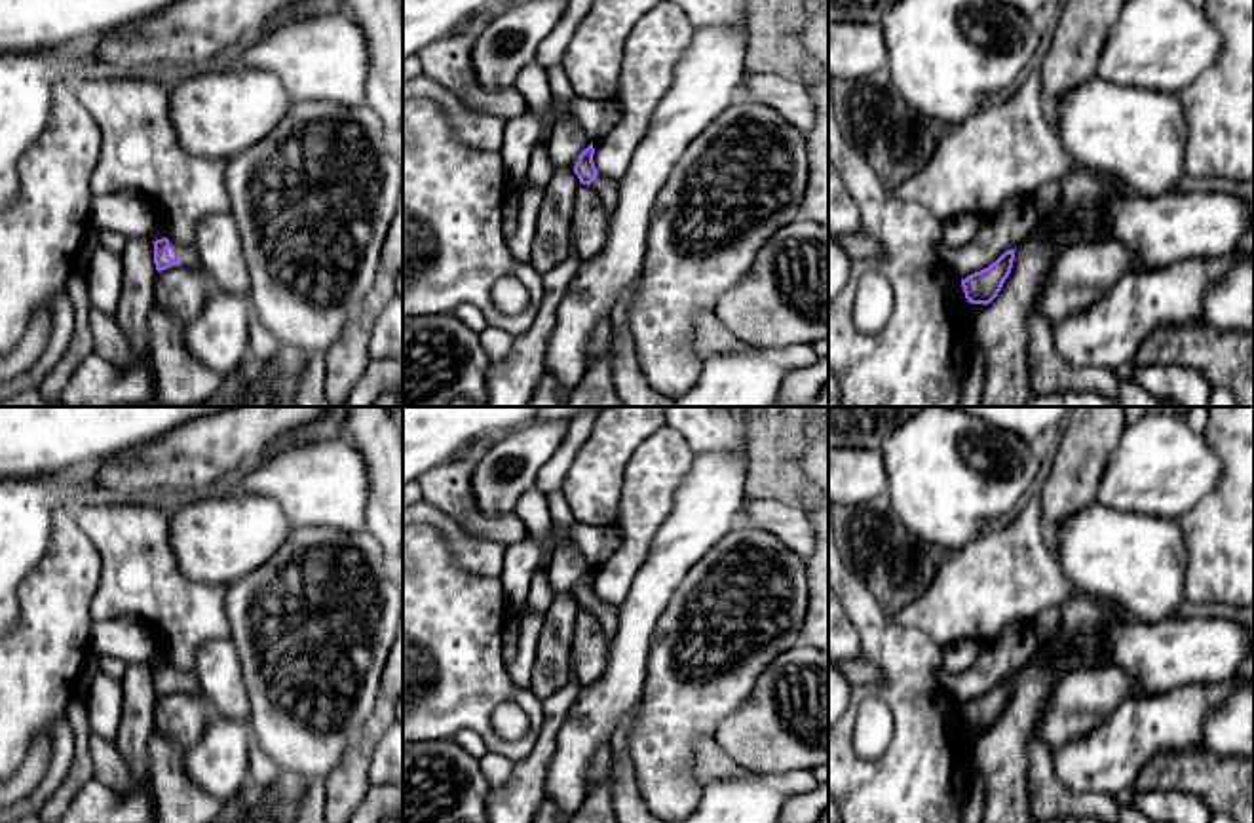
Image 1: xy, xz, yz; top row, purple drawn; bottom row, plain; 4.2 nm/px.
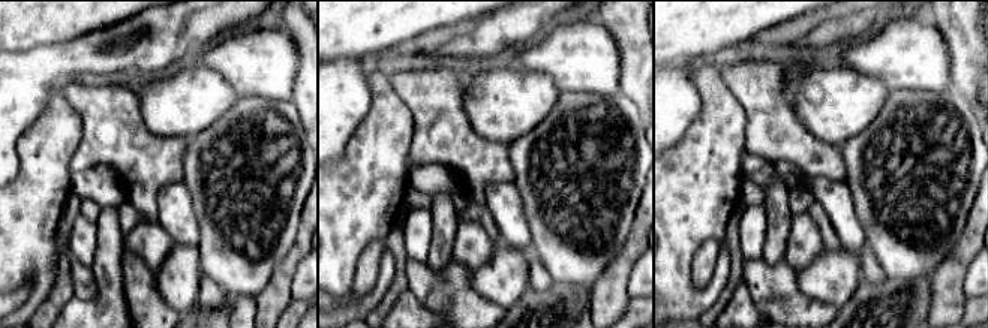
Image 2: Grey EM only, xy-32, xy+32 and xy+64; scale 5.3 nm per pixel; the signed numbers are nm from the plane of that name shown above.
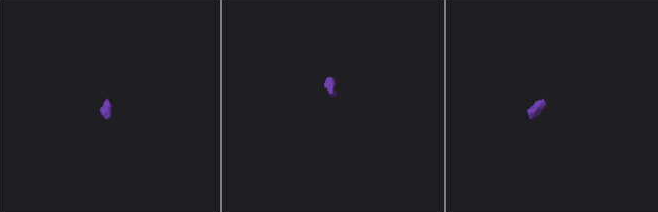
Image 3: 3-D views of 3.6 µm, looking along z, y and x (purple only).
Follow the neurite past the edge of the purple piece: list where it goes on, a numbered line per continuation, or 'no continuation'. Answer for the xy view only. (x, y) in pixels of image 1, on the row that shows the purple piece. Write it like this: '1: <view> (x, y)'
1: xy (187, 255)

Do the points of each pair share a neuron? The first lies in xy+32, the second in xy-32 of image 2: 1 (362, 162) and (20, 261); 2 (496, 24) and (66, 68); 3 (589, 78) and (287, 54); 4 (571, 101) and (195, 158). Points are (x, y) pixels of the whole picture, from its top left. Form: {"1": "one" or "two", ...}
{"1": "one", "2": "one", "3": "one", "4": "one"}

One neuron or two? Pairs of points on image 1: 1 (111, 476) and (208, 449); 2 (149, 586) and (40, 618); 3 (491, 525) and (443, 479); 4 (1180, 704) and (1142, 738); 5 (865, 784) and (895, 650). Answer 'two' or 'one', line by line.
1: one
2: two
3: one
4: one
5: one

